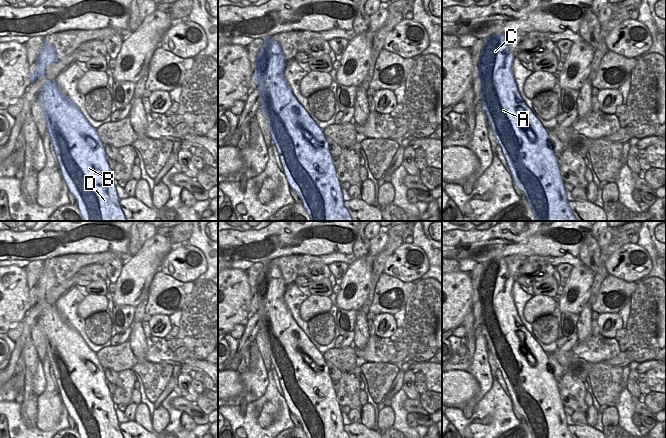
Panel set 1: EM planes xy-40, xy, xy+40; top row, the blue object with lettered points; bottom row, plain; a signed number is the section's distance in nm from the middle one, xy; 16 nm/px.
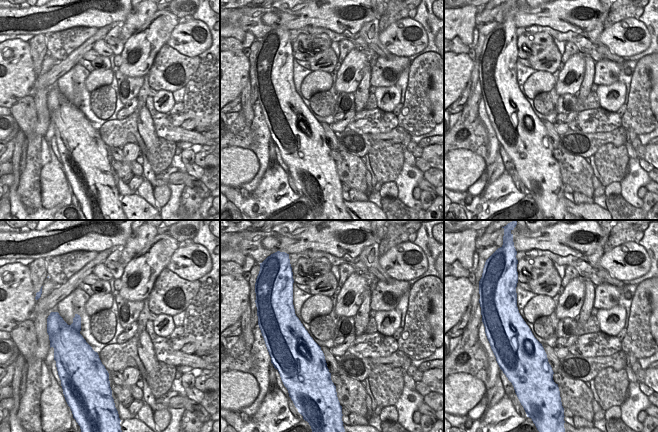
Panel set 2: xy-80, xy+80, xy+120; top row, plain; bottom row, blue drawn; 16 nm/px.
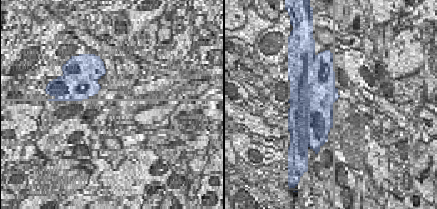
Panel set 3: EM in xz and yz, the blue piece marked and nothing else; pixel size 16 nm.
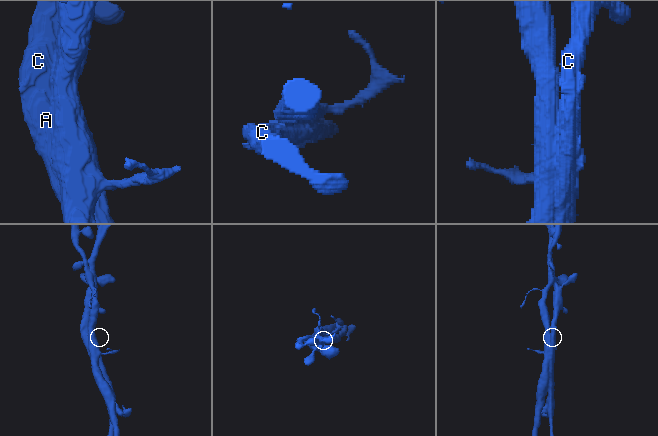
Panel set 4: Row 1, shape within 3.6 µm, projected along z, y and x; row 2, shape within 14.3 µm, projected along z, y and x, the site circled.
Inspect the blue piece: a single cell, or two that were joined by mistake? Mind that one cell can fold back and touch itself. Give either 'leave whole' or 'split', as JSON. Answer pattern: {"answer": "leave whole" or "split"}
{"answer": "split"}

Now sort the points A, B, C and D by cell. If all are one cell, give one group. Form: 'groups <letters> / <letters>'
groups A C D / B

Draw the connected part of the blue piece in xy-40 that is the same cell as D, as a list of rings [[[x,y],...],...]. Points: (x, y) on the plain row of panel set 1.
[[[47,304],[41,311],[37,325],[40,328],[42,339],[46,343],[46,355],[49,358],[50,366],[53,369],[62,403],[65,405],[69,416],[77,425],[80,438],[124,438],[116,415],[116,405],[112,400],[112,394],[107,386],[104,386],[103,393],[80,392],[74,385],[67,385],[67,379],[74,379],[70,368],[78,363],[78,356],[75,354],[77,339],[81,339],[80,333],[66,319],[62,318],[56,309],[56,305]]]

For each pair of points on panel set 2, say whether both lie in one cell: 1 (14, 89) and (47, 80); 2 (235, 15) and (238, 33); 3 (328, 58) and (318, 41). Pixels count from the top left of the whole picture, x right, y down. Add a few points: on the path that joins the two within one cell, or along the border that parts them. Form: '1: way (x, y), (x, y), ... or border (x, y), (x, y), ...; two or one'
1: border (36, 76), (35, 82), (27, 94); two
2: way (235, 19), (235, 29); one
3: border (330, 46), (311, 57); two

